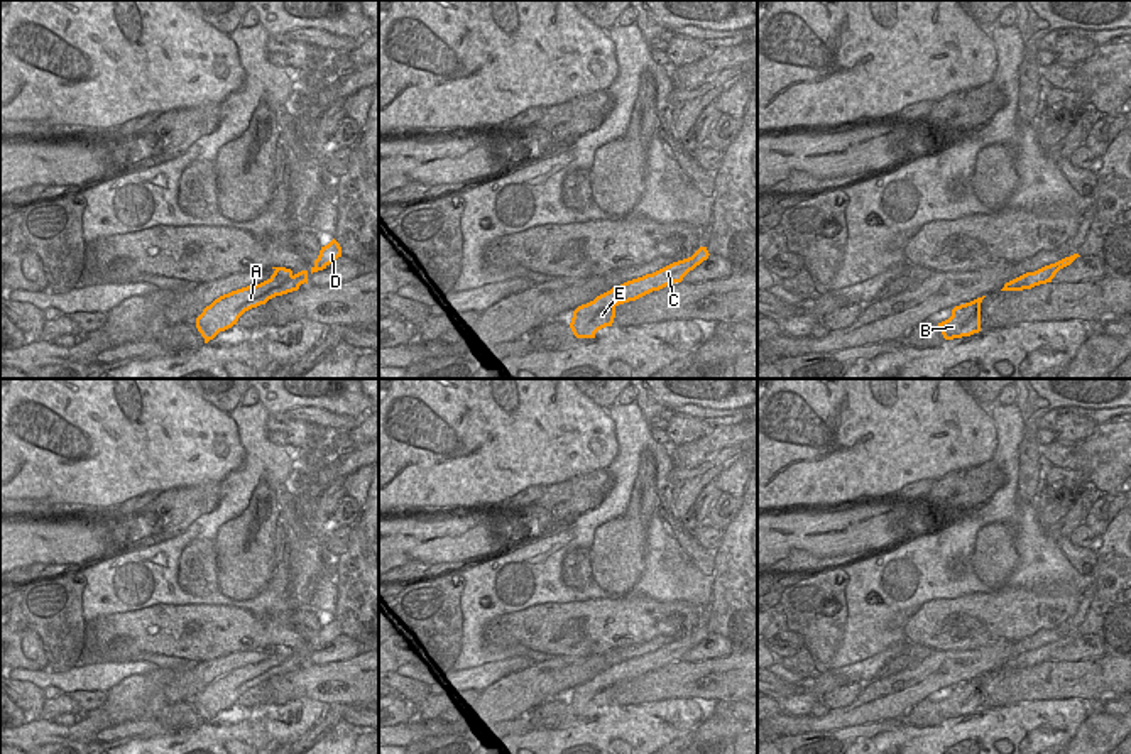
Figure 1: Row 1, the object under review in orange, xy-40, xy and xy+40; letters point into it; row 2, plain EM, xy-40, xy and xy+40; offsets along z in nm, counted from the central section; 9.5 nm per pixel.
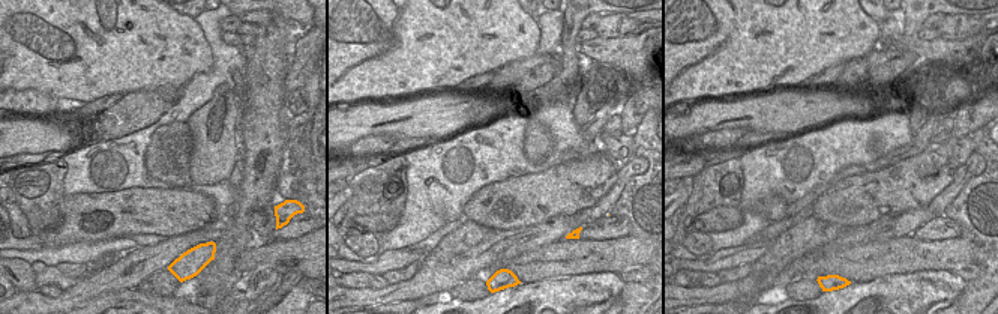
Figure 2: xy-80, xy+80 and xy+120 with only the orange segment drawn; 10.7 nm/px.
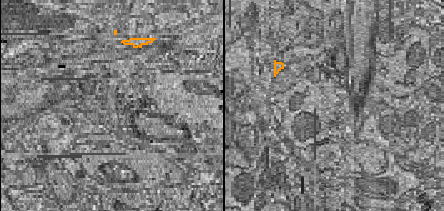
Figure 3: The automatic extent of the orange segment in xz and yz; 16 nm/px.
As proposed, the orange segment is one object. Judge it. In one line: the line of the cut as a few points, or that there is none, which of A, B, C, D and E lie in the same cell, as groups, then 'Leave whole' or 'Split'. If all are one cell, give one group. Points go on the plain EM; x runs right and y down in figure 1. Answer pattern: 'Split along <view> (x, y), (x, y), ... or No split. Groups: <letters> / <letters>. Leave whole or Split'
No split. Groups: A B C D E. Leave whole.

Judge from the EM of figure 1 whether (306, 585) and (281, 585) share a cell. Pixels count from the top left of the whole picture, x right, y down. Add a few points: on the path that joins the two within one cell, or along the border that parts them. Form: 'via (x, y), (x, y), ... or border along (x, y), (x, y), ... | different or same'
border along (288, 548), (293, 595) | different

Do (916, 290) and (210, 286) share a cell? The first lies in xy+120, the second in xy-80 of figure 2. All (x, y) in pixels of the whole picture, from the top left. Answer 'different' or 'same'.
different

